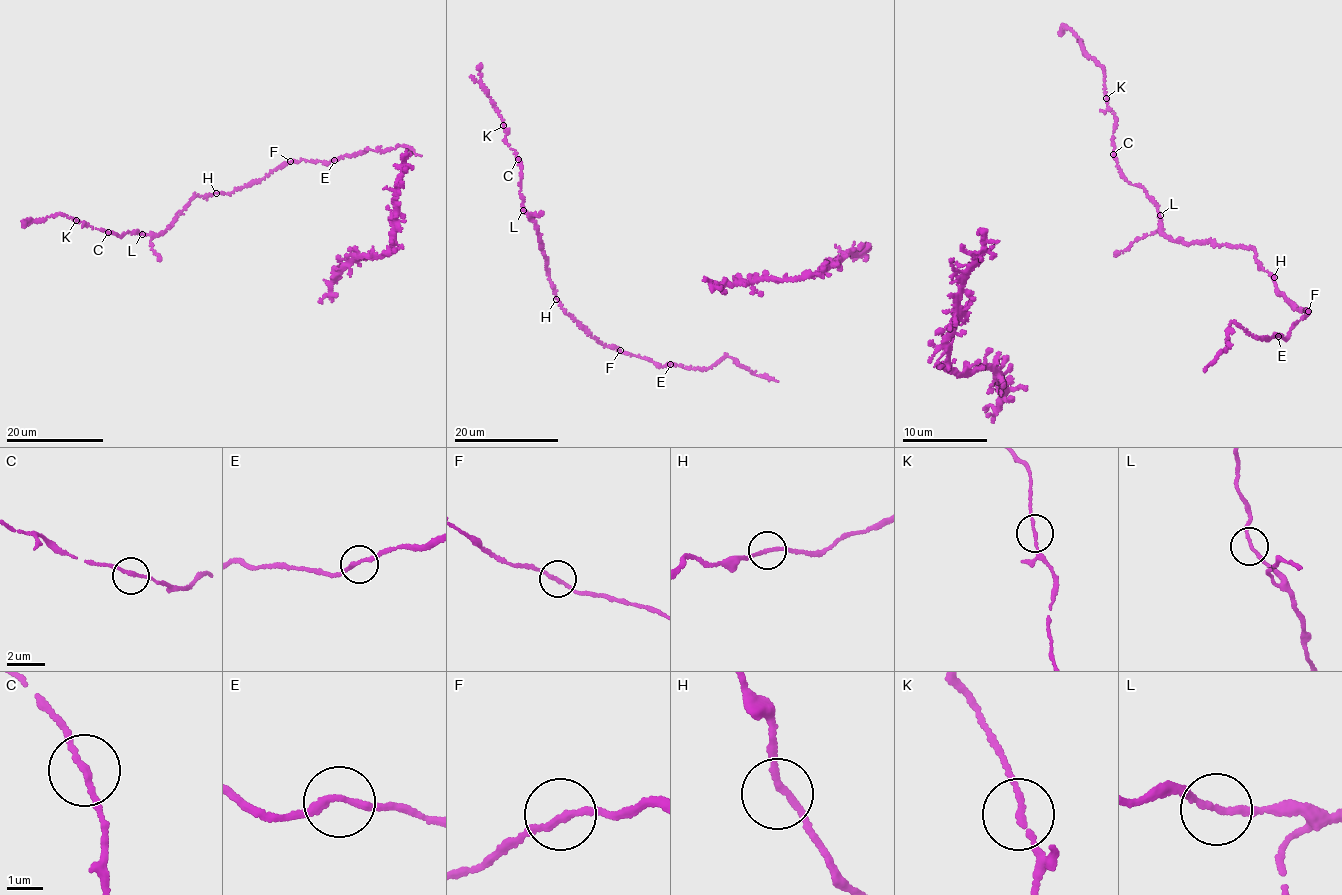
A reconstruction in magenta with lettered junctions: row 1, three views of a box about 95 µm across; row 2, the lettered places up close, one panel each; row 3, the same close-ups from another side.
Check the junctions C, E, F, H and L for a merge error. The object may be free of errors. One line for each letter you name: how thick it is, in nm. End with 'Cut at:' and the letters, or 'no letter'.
Cut at: no letter

